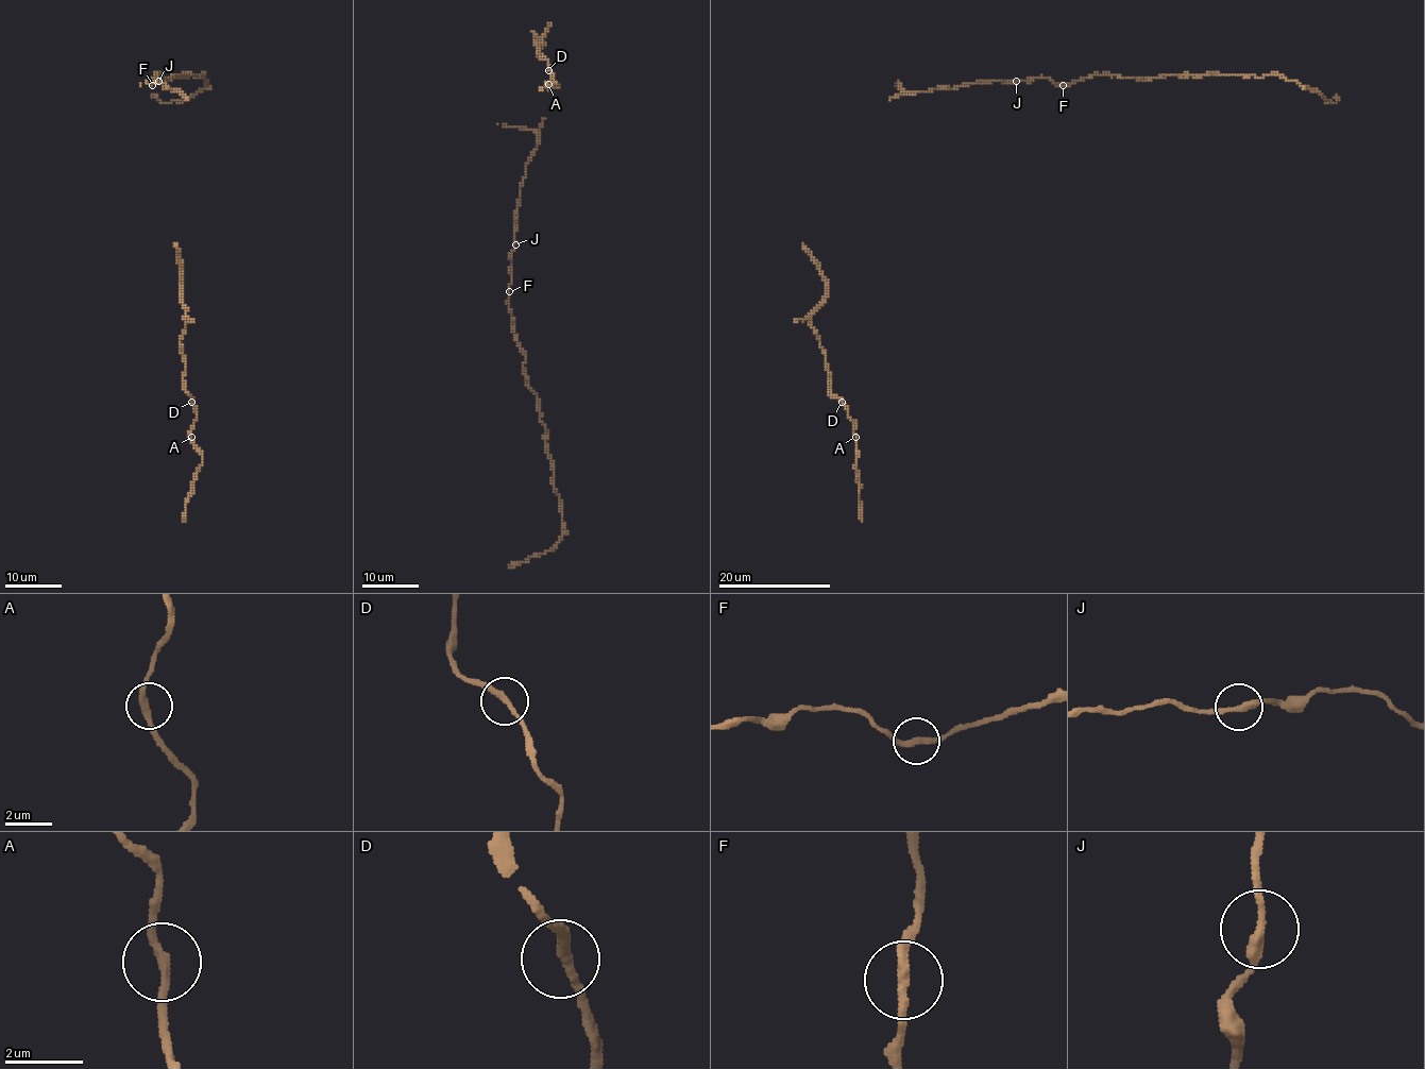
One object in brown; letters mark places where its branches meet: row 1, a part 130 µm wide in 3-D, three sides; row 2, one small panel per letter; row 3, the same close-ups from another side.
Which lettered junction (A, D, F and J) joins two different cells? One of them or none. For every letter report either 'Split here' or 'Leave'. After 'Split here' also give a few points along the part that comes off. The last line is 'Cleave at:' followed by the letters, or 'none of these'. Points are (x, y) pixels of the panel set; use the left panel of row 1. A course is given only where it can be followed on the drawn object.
A: Leave
D: Leave
F: Leave
J: Leave
Cleave at: none of these

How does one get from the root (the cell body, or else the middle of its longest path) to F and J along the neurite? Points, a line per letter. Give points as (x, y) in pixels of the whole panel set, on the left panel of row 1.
F: (181, 94), (169, 87), (165, 89), (154, 77), (152, 85)
J: (181, 94), (169, 87), (165, 89), (158, 81)

